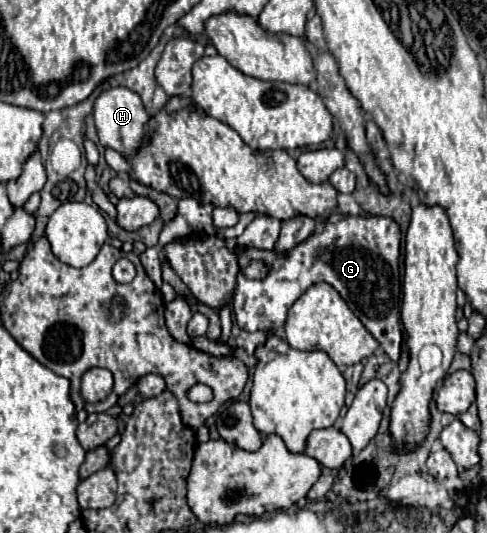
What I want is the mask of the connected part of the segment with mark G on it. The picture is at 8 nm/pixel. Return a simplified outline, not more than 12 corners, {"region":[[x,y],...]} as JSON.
{"region":[[344,217],[238,273],[236,321],[278,331],[330,283],[392,361],[402,353],[400,227]]}

